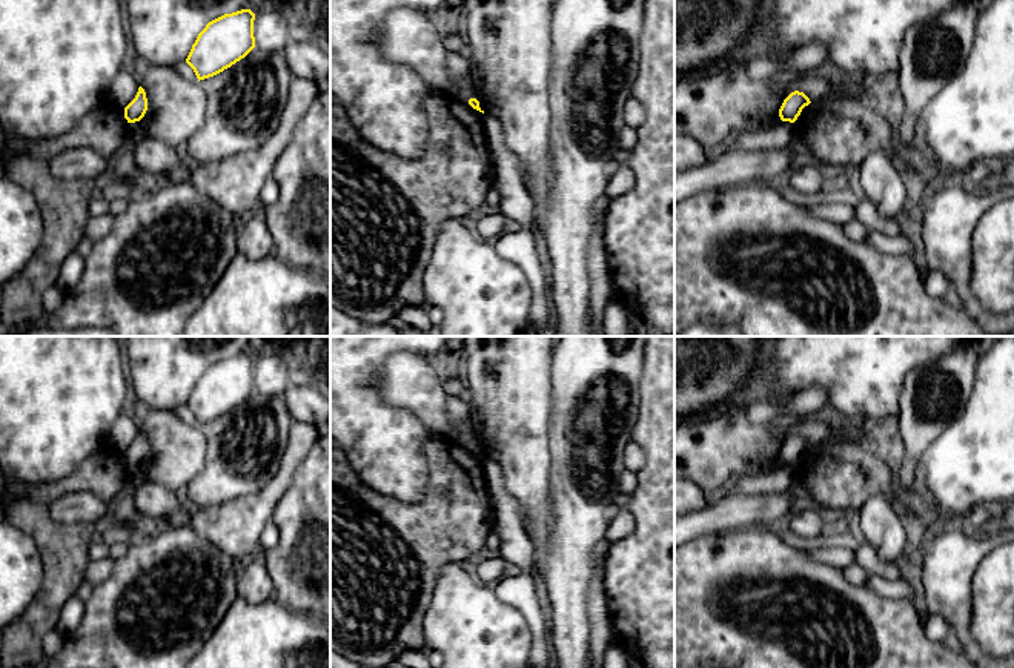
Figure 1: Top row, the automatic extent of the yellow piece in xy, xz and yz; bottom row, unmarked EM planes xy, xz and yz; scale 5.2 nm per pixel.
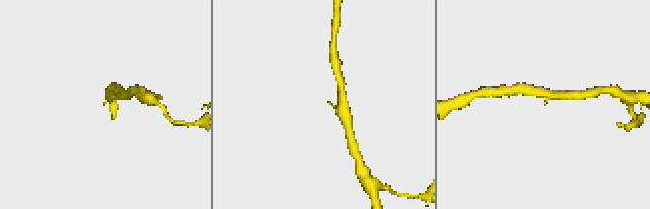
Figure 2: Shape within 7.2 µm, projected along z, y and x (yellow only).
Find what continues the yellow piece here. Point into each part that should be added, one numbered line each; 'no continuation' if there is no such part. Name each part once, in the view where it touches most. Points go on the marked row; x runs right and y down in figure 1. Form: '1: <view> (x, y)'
no continuation

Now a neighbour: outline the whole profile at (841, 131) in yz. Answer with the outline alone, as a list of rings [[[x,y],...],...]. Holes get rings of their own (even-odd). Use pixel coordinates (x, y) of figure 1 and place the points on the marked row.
[[[830,94],[820,101],[805,106],[793,124],[794,143],[807,158],[817,163],[856,172],[865,158],[876,150],[885,152],[893,163],[897,155],[897,138],[883,117],[882,104],[877,103],[865,103],[842,94]]]

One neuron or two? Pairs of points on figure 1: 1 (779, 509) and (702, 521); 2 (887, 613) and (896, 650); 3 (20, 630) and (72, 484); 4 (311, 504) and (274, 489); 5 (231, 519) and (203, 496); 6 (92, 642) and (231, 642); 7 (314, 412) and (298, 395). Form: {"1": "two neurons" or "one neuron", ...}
{"1": "one neuron", "2": "one neuron", "3": "one neuron", "4": "two neurons", "5": "two neurons", "6": "two neurons", "7": "one neuron"}

